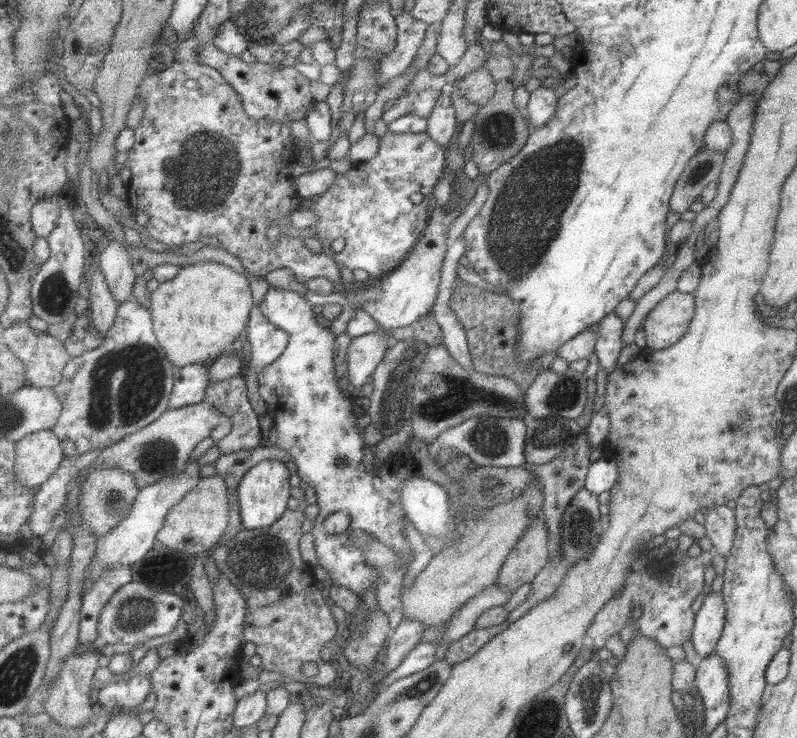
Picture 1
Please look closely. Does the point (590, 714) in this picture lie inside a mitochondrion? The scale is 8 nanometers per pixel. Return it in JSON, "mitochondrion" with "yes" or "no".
{"mitochondrion":"no"}

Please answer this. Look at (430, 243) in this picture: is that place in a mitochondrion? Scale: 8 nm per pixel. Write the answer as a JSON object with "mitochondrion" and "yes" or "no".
{"mitochondrion":"no"}

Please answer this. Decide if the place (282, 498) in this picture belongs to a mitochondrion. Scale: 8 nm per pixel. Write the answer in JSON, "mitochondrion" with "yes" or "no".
{"mitochondrion":"no"}

